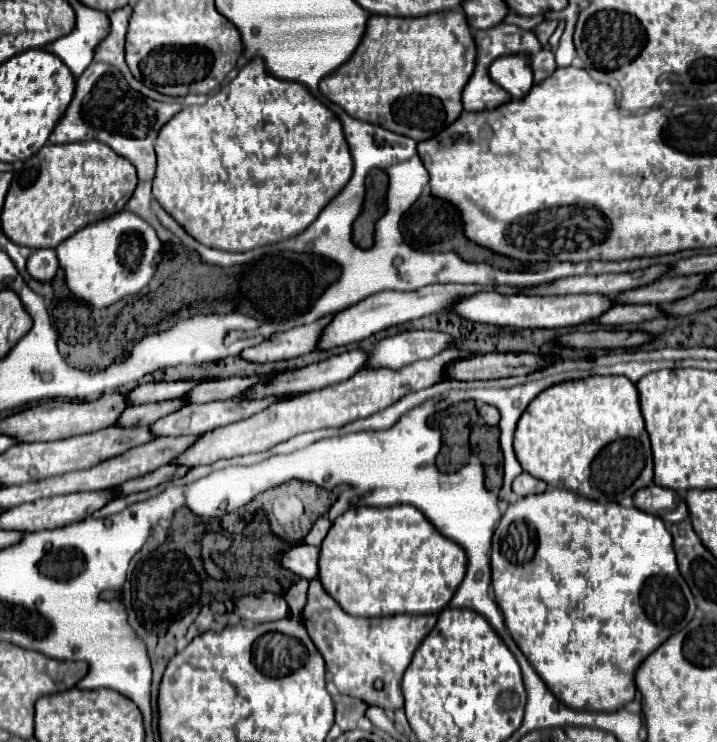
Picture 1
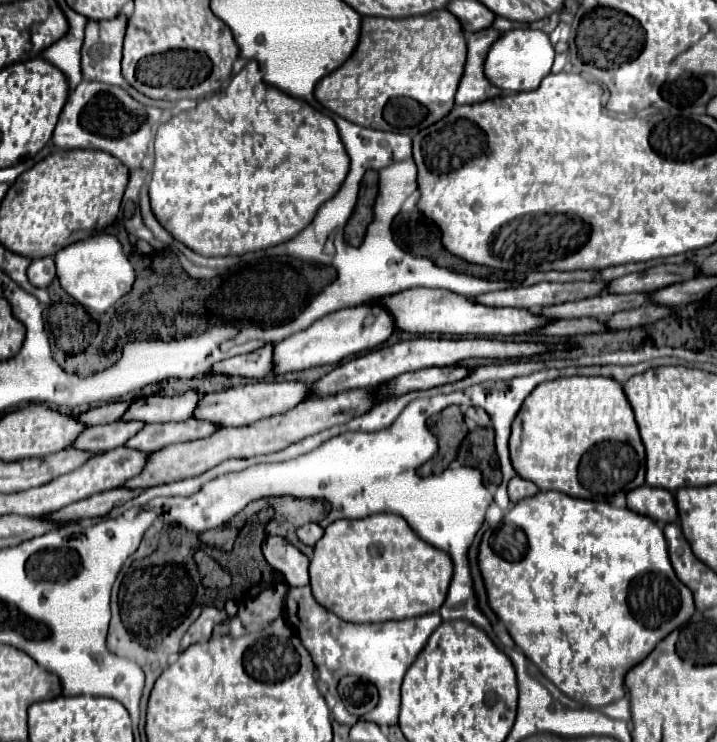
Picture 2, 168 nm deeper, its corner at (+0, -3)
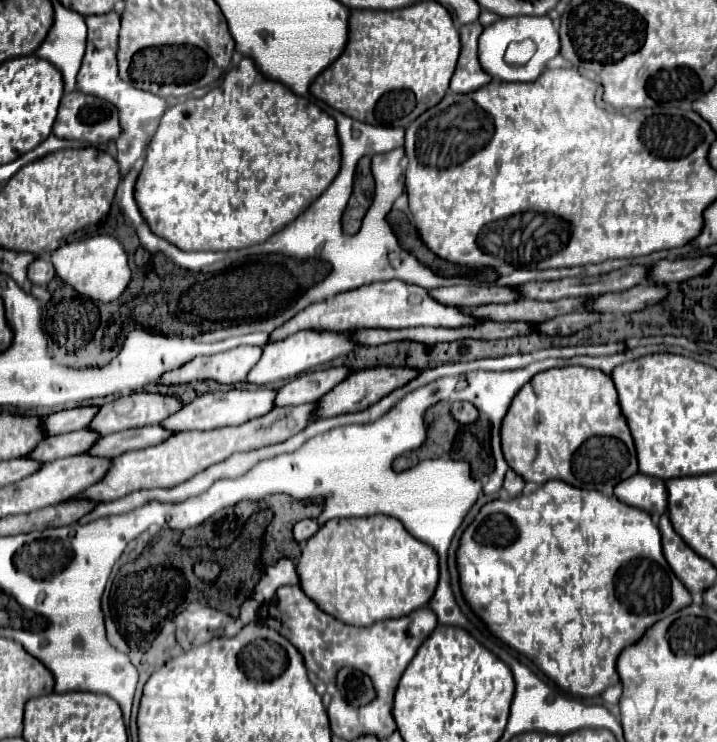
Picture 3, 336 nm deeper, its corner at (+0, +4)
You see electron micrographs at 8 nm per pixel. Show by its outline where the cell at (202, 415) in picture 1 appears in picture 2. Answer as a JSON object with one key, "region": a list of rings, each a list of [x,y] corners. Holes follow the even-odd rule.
{"region":[[[187,419],[187,421],[169,421],[169,423],[149,423],[135,437],[131,437],[125,445],[133,449],[143,449],[147,453],[163,449],[173,443],[185,443],[193,439],[203,439],[213,435],[219,429],[217,423],[203,419]]]}

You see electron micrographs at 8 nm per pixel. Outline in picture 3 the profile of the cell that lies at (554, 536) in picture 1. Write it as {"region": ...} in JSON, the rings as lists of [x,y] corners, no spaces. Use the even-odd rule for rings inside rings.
{"region":[[[549,480],[543,486],[539,486],[533,494],[521,494],[507,500],[491,500],[487,502],[479,514],[473,518],[473,522],[463,530],[463,536],[459,540],[457,548],[457,570],[459,570],[459,584],[463,598],[467,606],[483,620],[487,630],[497,636],[501,642],[505,642],[509,648],[513,648],[519,654],[525,654],[533,658],[533,662],[563,690],[575,694],[575,696],[597,696],[605,688],[619,682],[619,674],[615,668],[619,652],[627,646],[639,640],[639,636],[653,626],[657,620],[675,614],[677,610],[691,604],[691,596],[681,586],[679,578],[669,570],[663,552],[661,552],[661,534],[651,516],[639,508],[627,506],[619,502],[613,492],[601,494],[598,490],[583,490],[569,486],[561,480]]]}

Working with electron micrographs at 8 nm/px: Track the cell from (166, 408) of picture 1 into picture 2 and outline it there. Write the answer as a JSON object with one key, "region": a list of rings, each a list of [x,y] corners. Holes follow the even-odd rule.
{"region":[[[115,421],[109,425],[95,425],[95,427],[85,429],[73,445],[77,445],[77,449],[109,451],[109,449],[125,445],[143,427],[145,423],[141,421]]]}

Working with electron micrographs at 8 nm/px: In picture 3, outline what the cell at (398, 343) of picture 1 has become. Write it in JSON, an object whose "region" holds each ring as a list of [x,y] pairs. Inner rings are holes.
{"region":[[[327,368],[297,376],[277,390],[275,406],[299,406],[299,404],[317,402],[323,394],[327,394],[333,386],[337,386],[347,374],[349,374],[347,368]]]}

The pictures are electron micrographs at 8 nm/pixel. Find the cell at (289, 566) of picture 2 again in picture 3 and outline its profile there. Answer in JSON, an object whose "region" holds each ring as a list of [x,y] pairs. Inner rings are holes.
{"region":[[[281,558],[279,562],[275,562],[273,566],[265,568],[261,574],[261,580],[255,588],[255,600],[259,602],[269,602],[273,600],[277,588],[281,586],[295,586],[299,582],[297,578],[297,568],[295,562],[289,558]]]}

